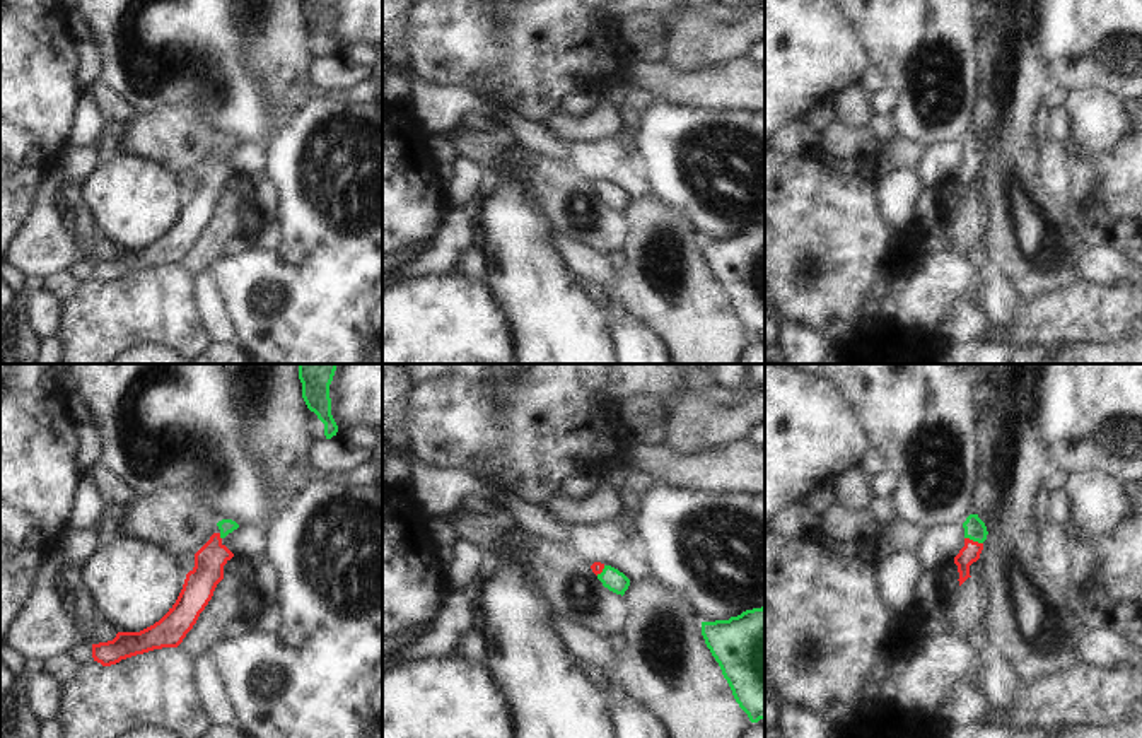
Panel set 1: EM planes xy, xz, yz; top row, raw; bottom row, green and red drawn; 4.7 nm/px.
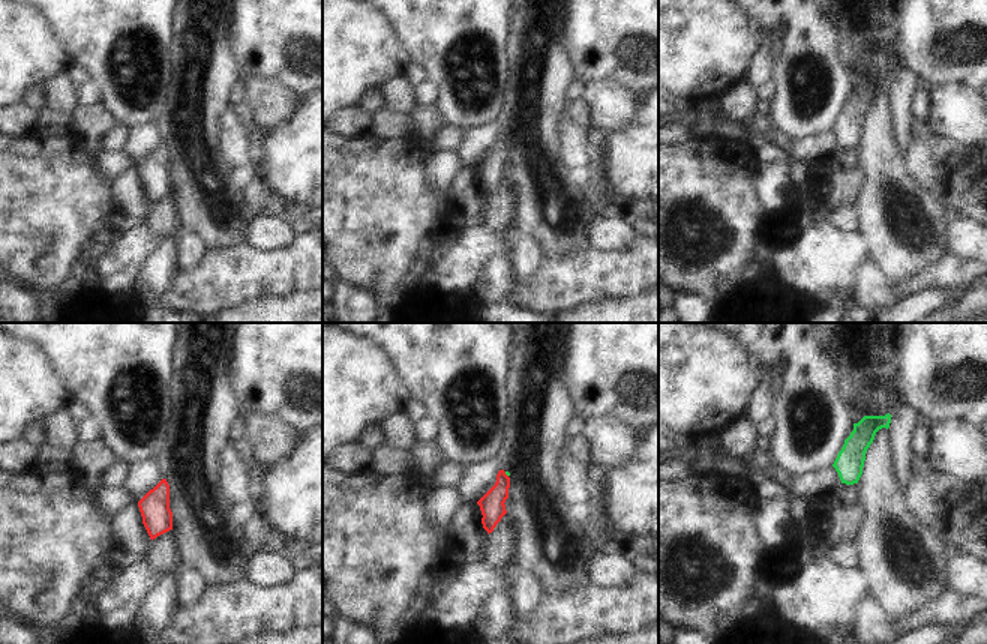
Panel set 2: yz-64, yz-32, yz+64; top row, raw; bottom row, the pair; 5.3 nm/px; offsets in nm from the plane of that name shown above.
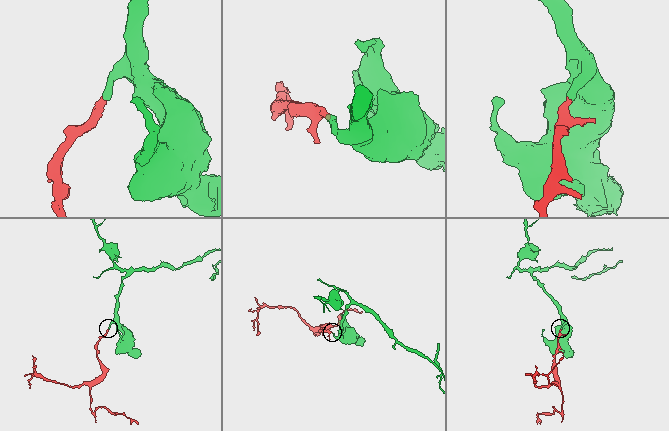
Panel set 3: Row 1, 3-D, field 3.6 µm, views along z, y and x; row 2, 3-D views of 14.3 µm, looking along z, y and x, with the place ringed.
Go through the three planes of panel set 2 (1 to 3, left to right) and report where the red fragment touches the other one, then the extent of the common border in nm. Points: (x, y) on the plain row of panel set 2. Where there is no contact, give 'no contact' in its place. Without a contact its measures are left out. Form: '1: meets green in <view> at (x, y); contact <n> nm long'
1: no contact
2: meets green in yz-32 at (506, 137); contact 40 nm long
3: no contact

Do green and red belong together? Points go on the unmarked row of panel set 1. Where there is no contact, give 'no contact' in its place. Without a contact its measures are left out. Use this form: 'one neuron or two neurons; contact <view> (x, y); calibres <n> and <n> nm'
one neuron; contact yz (973, 158); calibres 100 and 90 nm

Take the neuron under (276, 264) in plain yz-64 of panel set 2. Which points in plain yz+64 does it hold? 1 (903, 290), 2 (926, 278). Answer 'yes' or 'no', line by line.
1: yes
2: yes

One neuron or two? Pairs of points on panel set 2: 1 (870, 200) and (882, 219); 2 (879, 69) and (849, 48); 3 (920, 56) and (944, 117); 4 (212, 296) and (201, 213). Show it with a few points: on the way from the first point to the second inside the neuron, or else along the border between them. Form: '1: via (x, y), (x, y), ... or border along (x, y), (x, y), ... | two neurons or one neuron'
1: via (875, 204), (882, 215) | one neuron
2: border along (881, 26), (879, 33), (866, 48), (851, 74) | two neurons
3: border along (968, 87), (945, 84), (930, 89) | two neurons
4: border along (242, 242), (233, 246), (207, 249) | two neurons

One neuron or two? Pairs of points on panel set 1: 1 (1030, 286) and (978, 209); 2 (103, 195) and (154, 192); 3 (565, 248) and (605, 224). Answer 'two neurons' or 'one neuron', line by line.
1: two neurons
2: one neuron
3: two neurons

